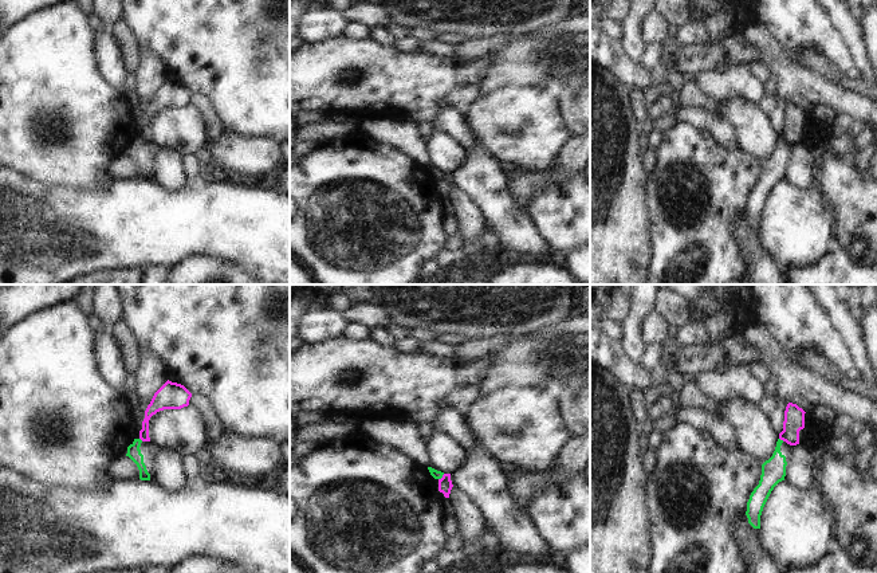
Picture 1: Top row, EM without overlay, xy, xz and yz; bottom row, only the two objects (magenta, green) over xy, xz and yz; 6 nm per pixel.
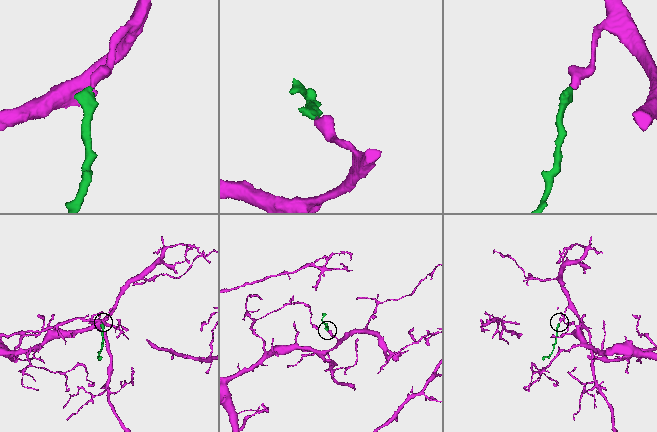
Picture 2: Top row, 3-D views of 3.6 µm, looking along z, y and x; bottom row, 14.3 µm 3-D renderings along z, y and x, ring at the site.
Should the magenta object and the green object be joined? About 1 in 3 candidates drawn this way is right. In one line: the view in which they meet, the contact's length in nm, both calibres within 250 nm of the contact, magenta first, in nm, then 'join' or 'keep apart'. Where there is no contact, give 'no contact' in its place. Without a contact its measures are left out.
xz | 50 nm | 80/50 nm | keep apart

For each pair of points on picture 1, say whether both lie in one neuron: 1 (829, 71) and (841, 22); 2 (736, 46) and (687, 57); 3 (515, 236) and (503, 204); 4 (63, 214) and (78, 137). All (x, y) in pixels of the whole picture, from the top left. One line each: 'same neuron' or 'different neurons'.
1: different neurons
2: same neuron
3: same neuron
4: different neurons

